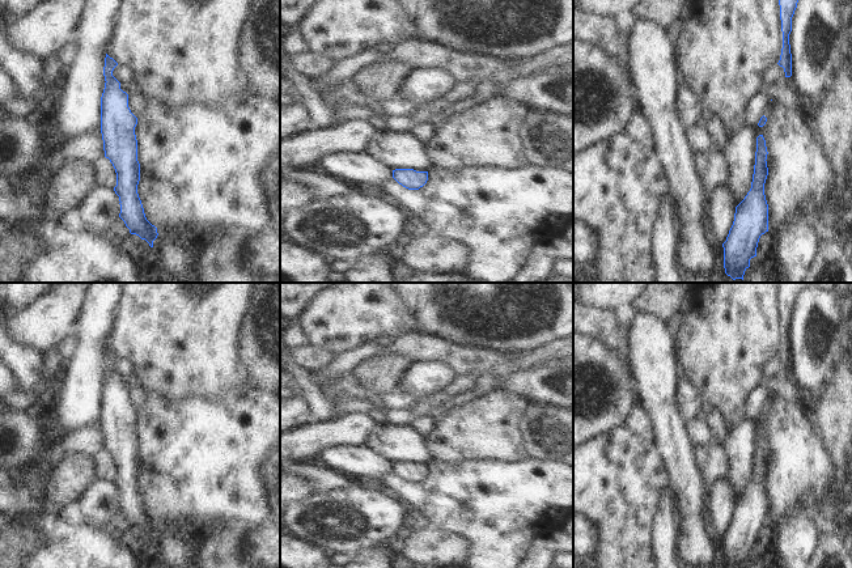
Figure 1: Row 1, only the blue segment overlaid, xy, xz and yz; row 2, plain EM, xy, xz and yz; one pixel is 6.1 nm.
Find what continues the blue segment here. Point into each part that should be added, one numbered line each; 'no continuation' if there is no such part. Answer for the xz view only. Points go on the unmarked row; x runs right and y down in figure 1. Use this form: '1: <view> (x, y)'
no continuation

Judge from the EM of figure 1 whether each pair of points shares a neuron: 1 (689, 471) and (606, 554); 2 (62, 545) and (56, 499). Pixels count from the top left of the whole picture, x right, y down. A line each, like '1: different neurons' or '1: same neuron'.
1: different neurons
2: different neurons

